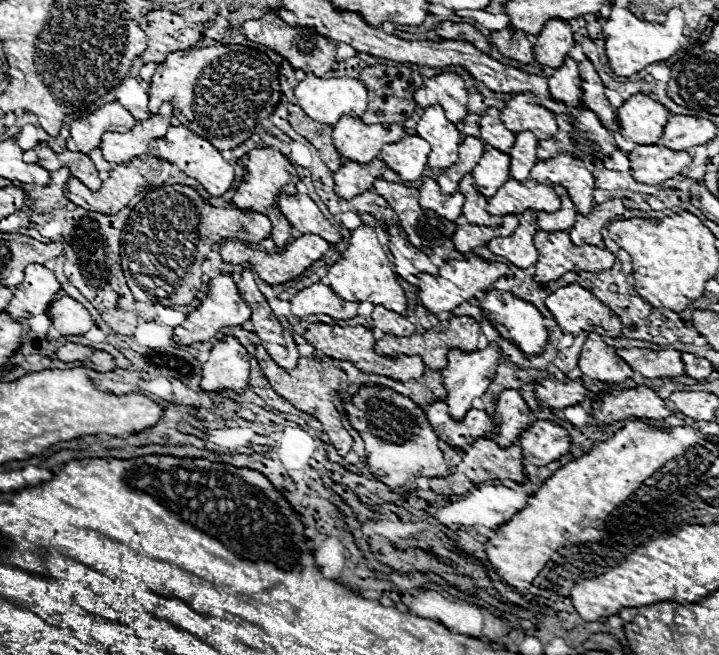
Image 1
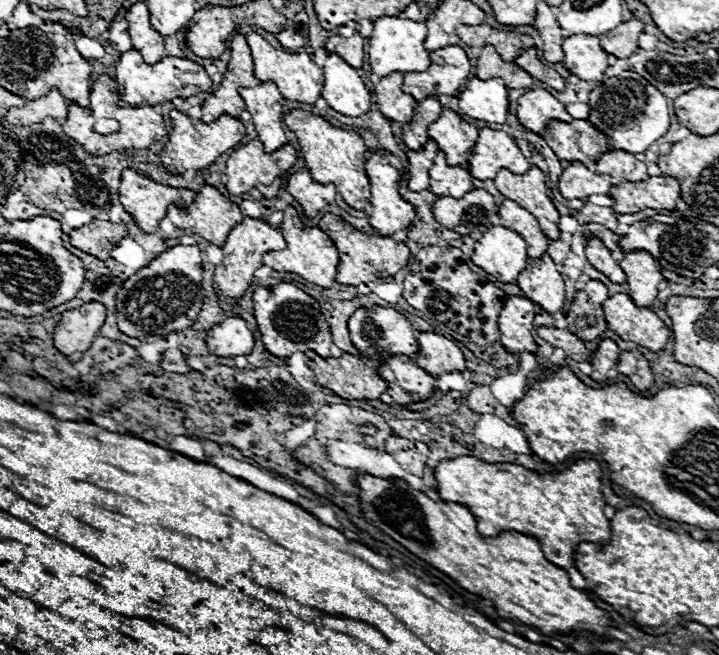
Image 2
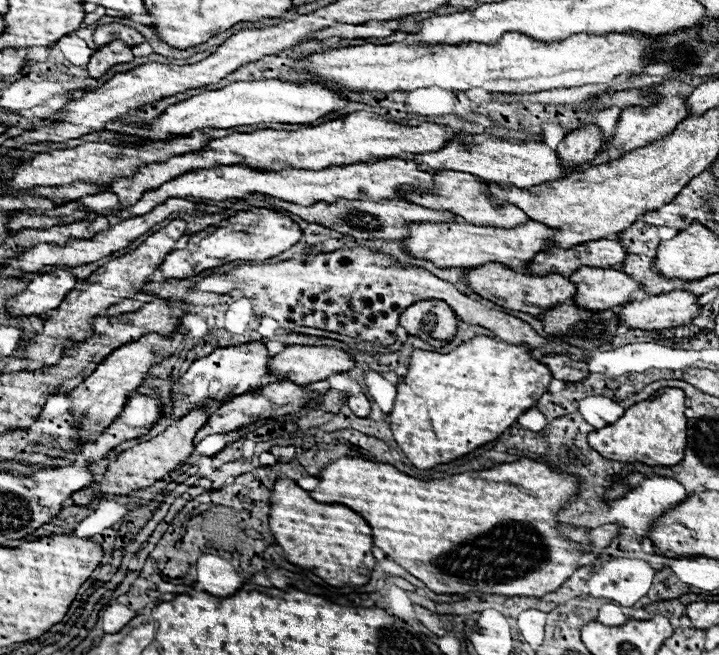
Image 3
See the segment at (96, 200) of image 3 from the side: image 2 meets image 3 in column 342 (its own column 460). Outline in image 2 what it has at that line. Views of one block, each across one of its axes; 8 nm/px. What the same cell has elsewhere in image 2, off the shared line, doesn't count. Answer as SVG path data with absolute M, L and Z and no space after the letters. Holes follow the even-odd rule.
M438 152L430 168L430 188L438 196L462 198L472 190L472 174L464 166L448 166L444 152Z

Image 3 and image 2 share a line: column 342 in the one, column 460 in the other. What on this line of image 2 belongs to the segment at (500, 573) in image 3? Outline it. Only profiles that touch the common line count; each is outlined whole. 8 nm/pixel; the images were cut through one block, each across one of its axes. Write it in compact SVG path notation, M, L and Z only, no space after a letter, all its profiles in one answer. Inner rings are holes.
M474 456L442 460L434 468L440 500L466 506L478 520L482 536L520 532L536 538L544 556L564 570L574 566L572 552L576 544L584 540L606 544L610 540L610 520L604 516L606 504L600 492L600 476L599 462L590 458L575 460L570 468L556 472L556 476L518 464L488 464Z

